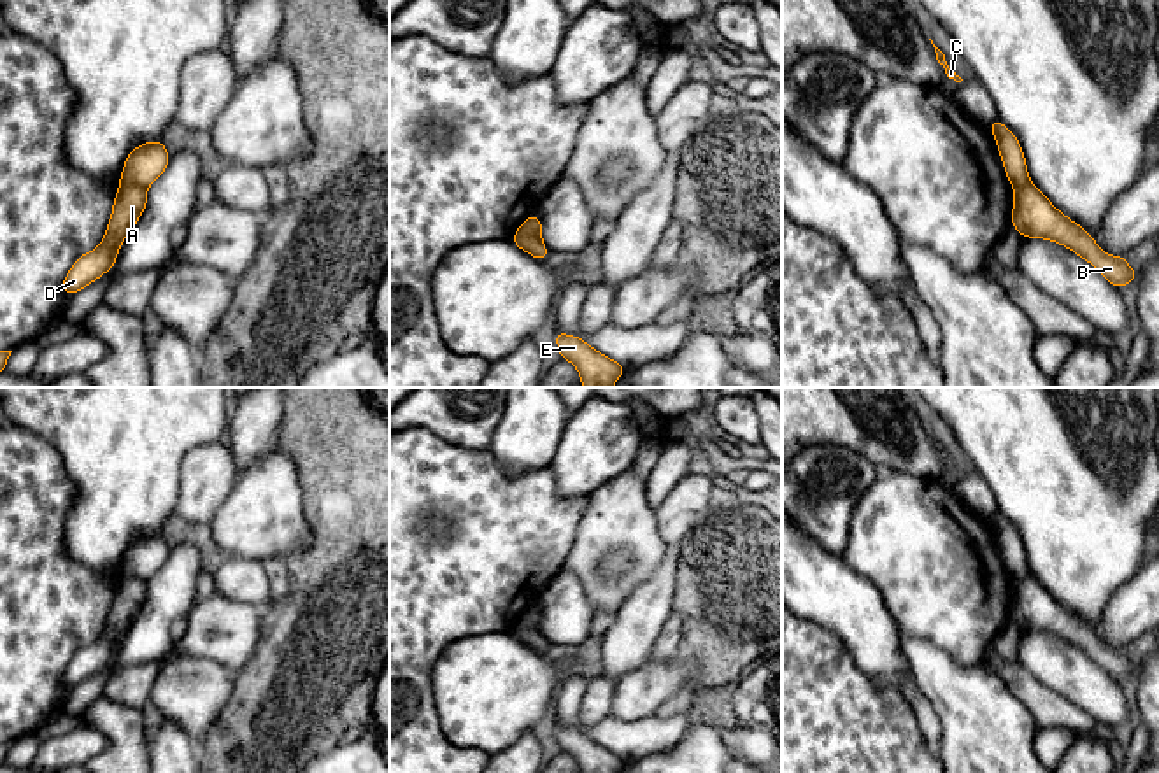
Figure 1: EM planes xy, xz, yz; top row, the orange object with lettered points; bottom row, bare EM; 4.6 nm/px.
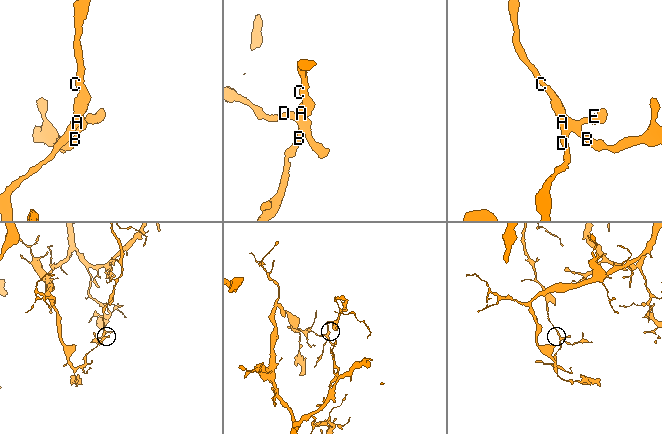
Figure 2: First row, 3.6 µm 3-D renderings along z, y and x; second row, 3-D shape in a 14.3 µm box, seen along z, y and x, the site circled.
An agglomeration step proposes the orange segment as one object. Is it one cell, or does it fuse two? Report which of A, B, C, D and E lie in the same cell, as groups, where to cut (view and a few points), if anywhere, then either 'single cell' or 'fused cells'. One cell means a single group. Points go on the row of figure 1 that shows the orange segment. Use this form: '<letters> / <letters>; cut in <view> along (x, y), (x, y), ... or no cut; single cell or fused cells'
A B D E / C; cut in xz along (516, 232), (540, 241); fused cells

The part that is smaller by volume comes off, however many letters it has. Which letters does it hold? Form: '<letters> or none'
C

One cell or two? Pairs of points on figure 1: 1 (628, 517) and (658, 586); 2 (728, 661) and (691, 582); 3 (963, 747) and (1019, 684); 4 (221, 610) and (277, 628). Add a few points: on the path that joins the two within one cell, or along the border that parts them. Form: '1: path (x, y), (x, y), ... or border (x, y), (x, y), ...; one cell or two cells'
1: border (667, 535), (667, 546), (658, 568), (623, 602); two cells
2: path (728, 642), (726, 621), (709, 602); one cell
3: border (982, 668), (1002, 679), (1030, 712), (1037, 726); two cells
4: border (262, 609), (260, 638), (248, 661); two cells

